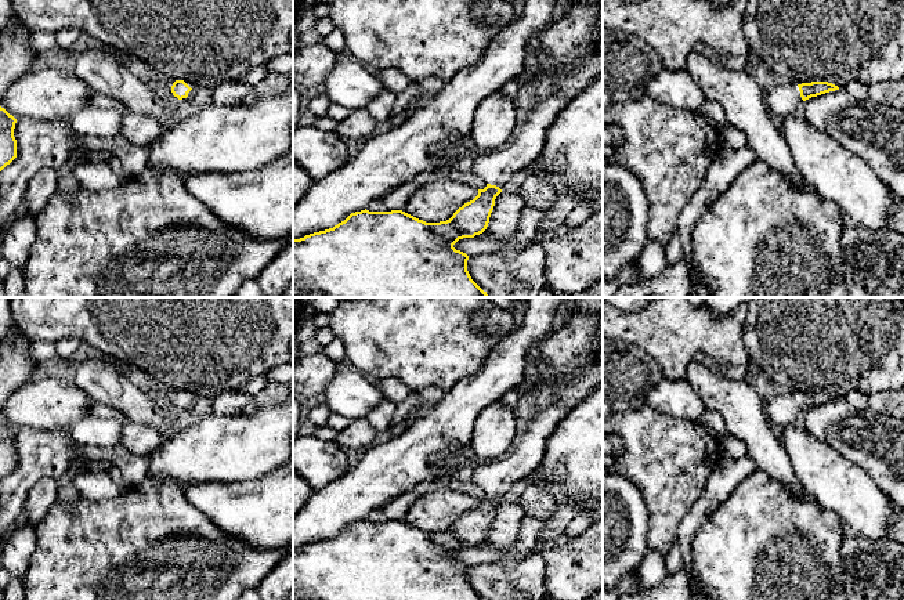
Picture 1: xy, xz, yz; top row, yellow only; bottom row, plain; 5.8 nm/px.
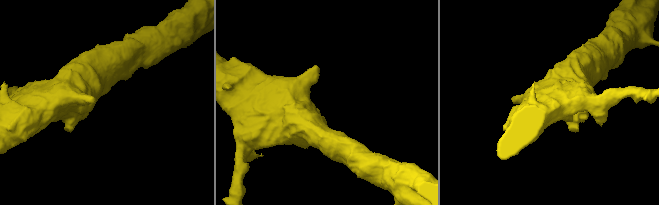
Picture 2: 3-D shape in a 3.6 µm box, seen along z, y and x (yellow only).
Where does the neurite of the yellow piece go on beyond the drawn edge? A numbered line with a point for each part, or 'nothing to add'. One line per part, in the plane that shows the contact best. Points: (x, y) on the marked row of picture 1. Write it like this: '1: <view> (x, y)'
1: xy (187, 104)

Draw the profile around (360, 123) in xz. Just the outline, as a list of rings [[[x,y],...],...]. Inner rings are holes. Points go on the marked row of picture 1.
[[[366,108],[352,111],[346,119],[340,120],[335,133],[339,138],[361,140],[368,137],[376,127],[376,120]]]

